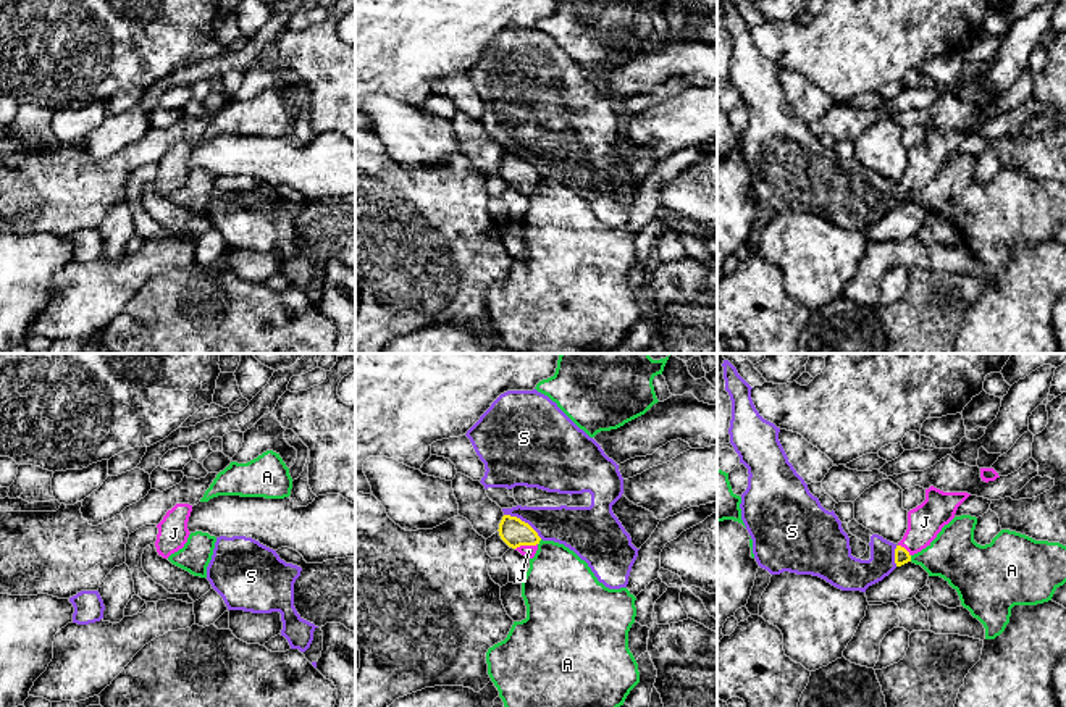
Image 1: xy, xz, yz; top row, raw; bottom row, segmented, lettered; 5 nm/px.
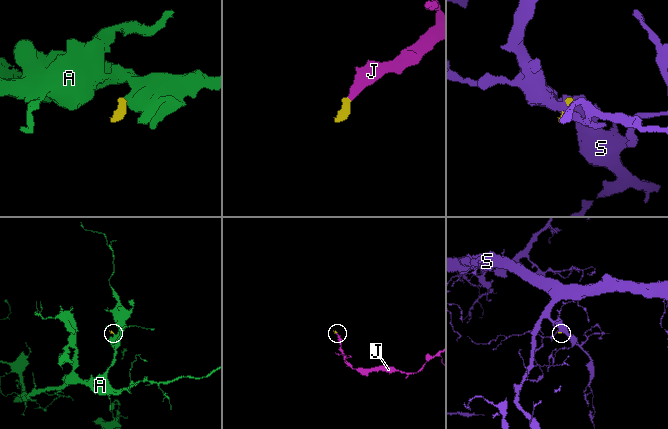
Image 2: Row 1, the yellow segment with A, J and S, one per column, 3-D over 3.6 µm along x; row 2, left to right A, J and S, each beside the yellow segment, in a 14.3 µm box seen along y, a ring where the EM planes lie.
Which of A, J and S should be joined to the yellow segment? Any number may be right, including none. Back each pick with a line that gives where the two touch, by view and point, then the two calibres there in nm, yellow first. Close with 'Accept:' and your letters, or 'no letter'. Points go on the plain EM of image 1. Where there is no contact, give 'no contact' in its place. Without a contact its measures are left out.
J: xz (525, 183) | 140/60 nm
Accept: J

